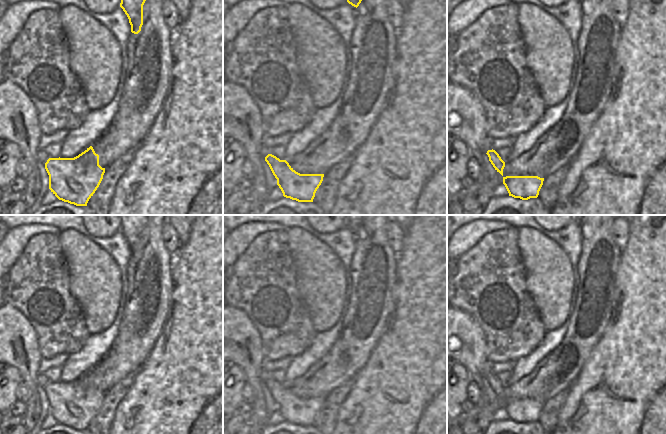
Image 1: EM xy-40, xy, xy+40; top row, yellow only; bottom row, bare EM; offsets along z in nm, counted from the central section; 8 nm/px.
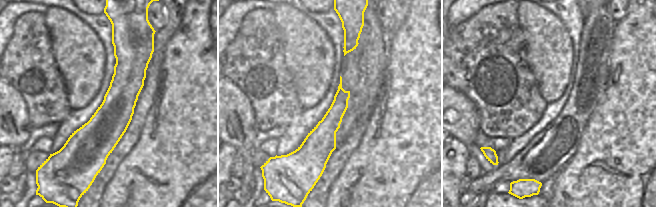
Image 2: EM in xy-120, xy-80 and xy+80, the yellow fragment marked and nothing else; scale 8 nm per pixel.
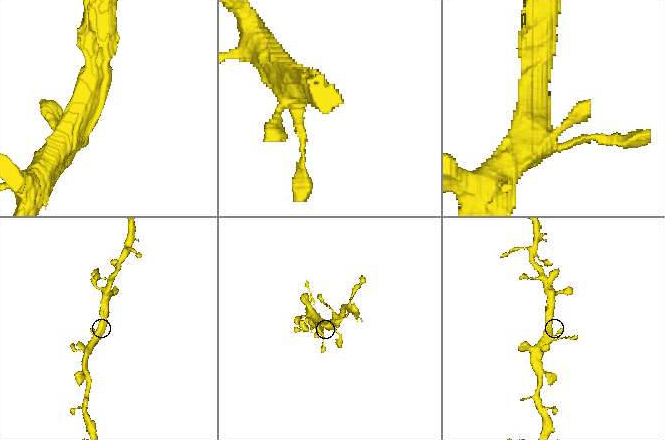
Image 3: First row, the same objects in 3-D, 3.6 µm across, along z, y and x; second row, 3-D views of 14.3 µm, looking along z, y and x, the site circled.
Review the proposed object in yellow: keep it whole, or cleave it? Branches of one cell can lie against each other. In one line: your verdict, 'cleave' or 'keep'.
keep

